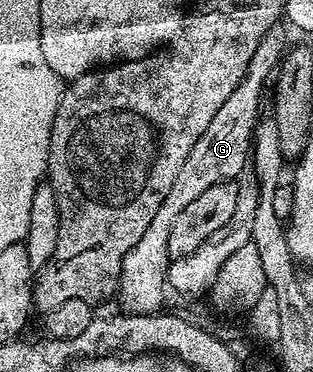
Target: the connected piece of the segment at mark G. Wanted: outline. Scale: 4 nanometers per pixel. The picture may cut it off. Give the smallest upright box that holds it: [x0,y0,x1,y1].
[117,23,288,314]

